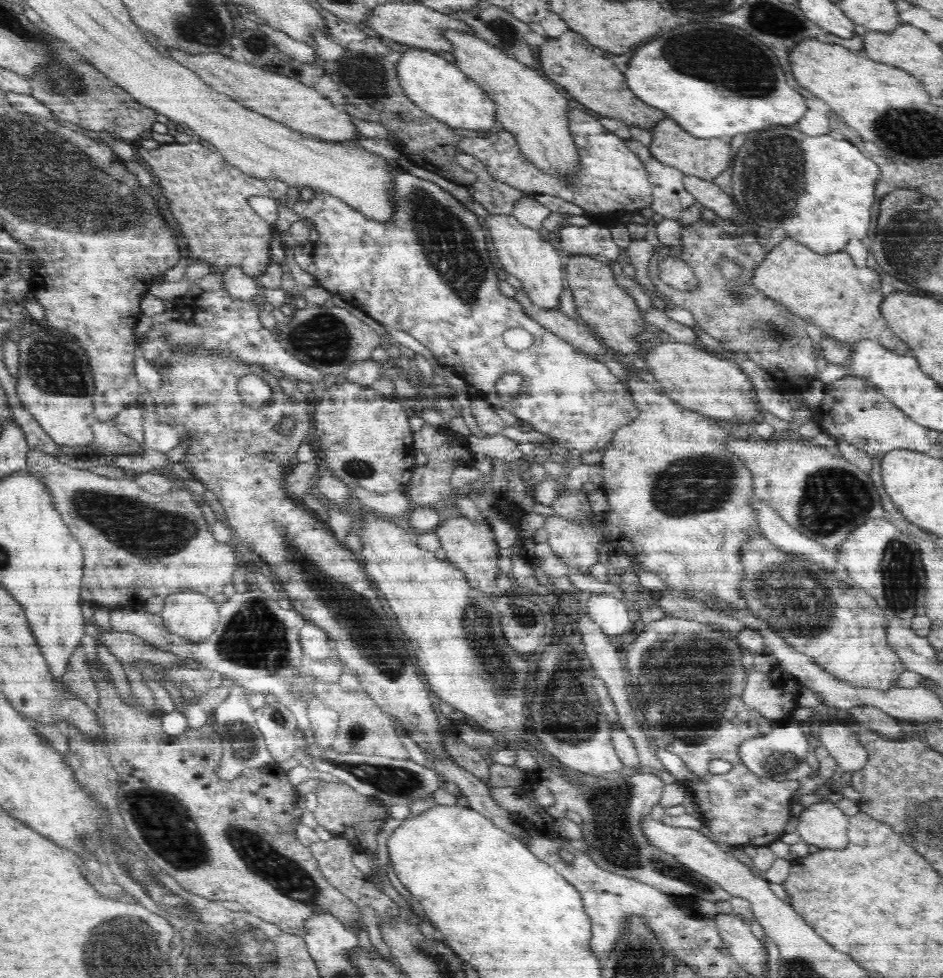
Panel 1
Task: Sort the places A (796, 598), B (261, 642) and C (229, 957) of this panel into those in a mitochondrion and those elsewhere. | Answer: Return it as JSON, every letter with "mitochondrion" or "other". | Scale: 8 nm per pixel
{"A":"mitochondrion","B":"mitochondrion","C":"mitochondrion"}

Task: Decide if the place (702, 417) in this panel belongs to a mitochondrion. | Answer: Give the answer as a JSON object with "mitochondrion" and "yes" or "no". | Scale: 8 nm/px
{"mitochondrion":"no"}

